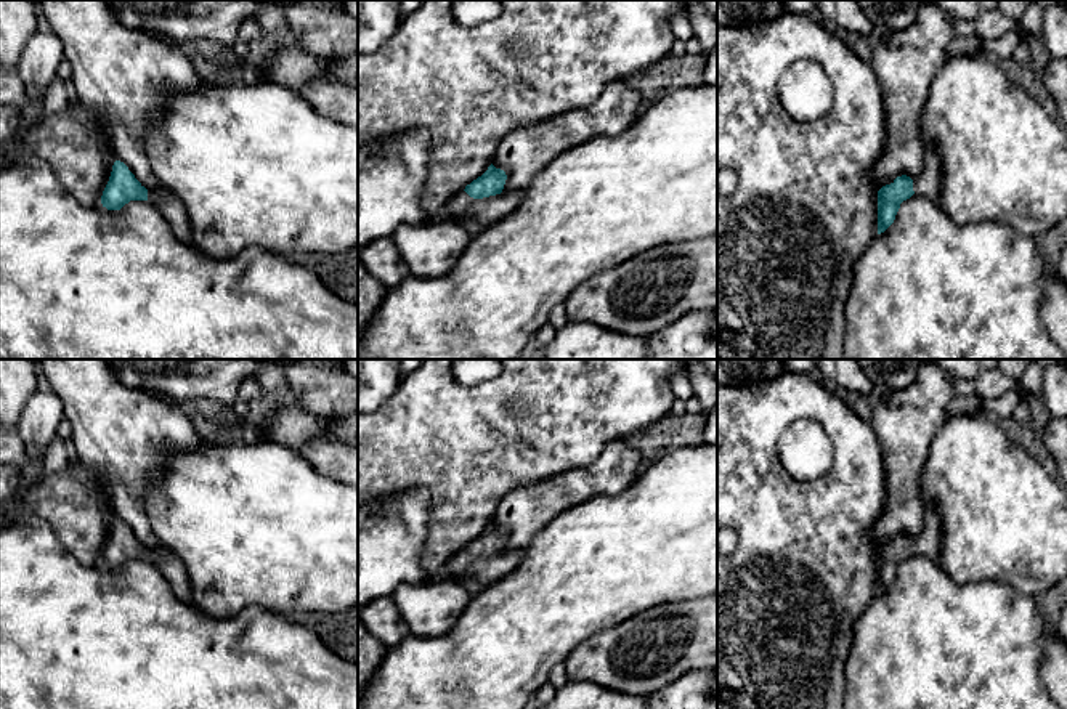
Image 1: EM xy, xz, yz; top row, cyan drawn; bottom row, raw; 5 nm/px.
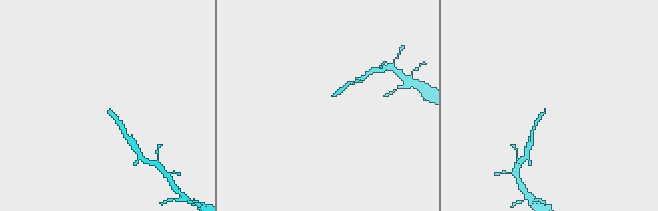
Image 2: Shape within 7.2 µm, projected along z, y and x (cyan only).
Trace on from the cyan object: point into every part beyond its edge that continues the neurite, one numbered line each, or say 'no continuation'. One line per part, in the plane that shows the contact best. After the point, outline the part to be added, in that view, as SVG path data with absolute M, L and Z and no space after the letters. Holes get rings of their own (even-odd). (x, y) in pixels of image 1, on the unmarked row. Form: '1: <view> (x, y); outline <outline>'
1: xz (475, 575); outline M460 550L444 565L443 571L475 594L505 577L521 560L523 550L509 550L483 558L473 558Z

